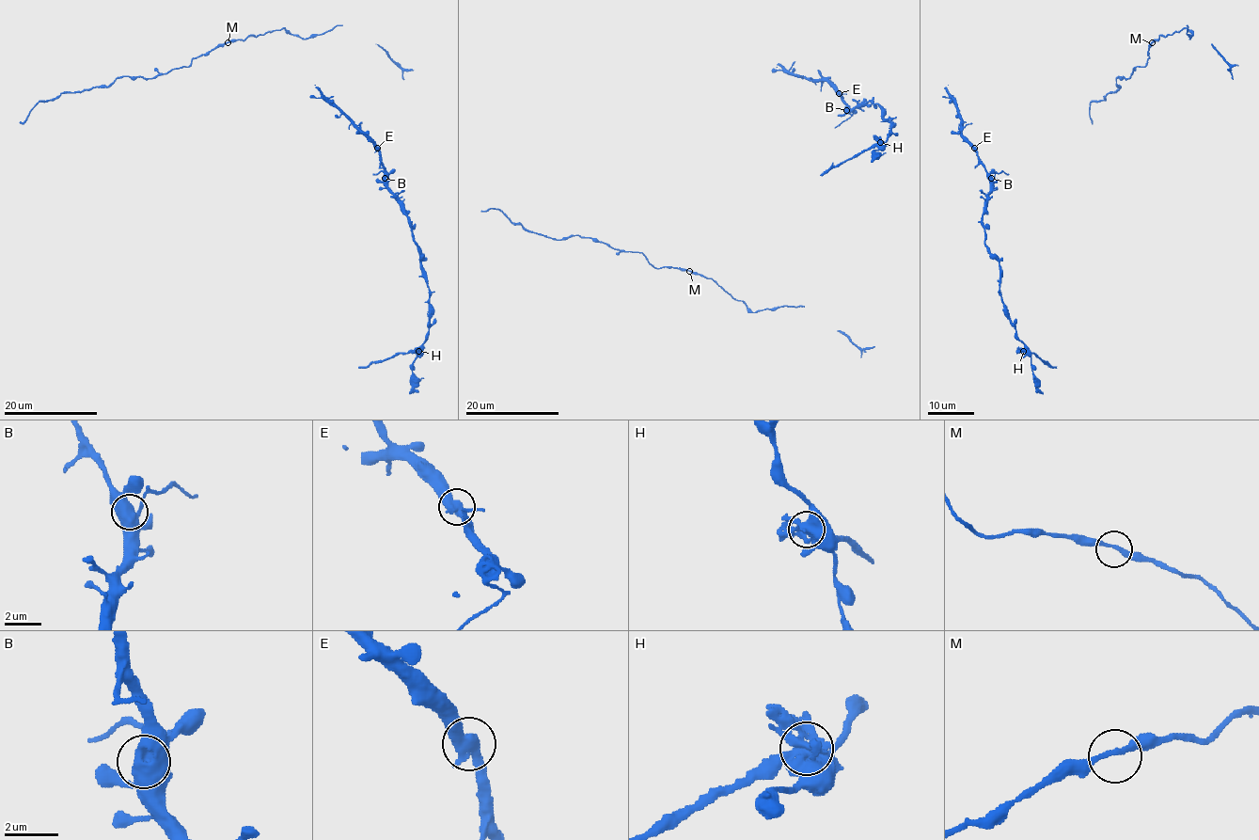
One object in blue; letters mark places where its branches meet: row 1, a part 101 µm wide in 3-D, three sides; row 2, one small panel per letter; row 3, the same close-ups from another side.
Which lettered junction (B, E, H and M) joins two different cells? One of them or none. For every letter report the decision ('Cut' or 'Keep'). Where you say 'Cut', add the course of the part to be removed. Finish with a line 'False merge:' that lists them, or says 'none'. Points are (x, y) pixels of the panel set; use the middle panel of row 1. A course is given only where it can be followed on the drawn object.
B: Keep
E: Keep
H: Cut. Course of the part to remove: (879, 143), (832, 165), (820, 176)
M: Keep
False merge: H

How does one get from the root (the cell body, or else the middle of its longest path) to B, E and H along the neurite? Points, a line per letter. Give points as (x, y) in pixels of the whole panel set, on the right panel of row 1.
B: (952, 95), (961, 121), (961, 134), (970, 143), (991, 178)
E: (952, 95), (961, 121), (961, 134), (973, 148)
H: (952, 95), (961, 134), (989, 180), (982, 217), (985, 245), (999, 262), (1005, 316), (1024, 351)

